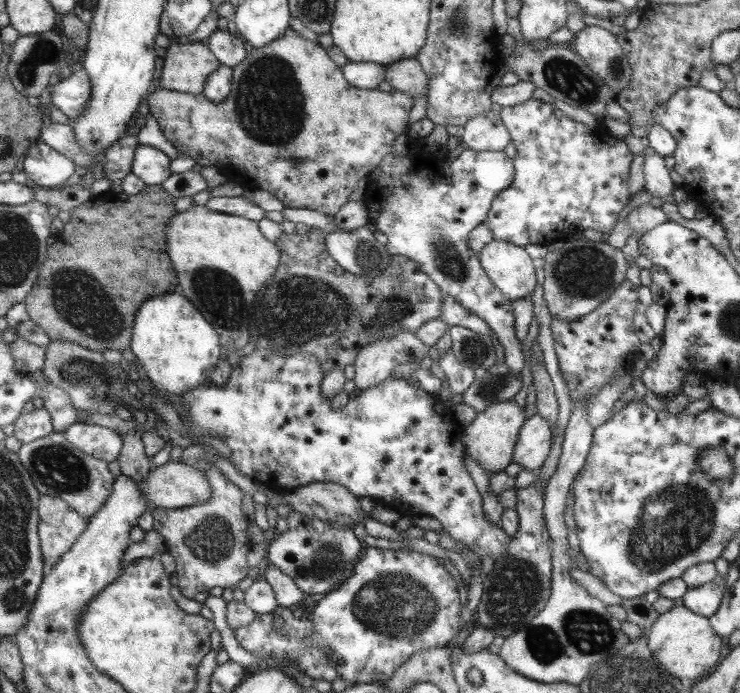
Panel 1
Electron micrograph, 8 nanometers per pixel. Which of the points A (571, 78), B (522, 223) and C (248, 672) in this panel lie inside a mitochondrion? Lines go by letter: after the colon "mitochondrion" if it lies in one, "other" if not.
A: mitochondrion
B: other
C: other

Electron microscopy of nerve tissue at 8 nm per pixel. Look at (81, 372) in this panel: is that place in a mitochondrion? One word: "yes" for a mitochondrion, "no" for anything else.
yes

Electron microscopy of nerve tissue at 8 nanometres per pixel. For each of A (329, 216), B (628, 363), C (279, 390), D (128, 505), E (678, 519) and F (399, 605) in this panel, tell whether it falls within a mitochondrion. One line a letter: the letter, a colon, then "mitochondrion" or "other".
A: other
B: other
C: other
D: other
E: mitochondrion
F: mitochondrion

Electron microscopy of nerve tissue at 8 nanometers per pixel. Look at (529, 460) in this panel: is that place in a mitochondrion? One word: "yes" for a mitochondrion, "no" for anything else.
no

